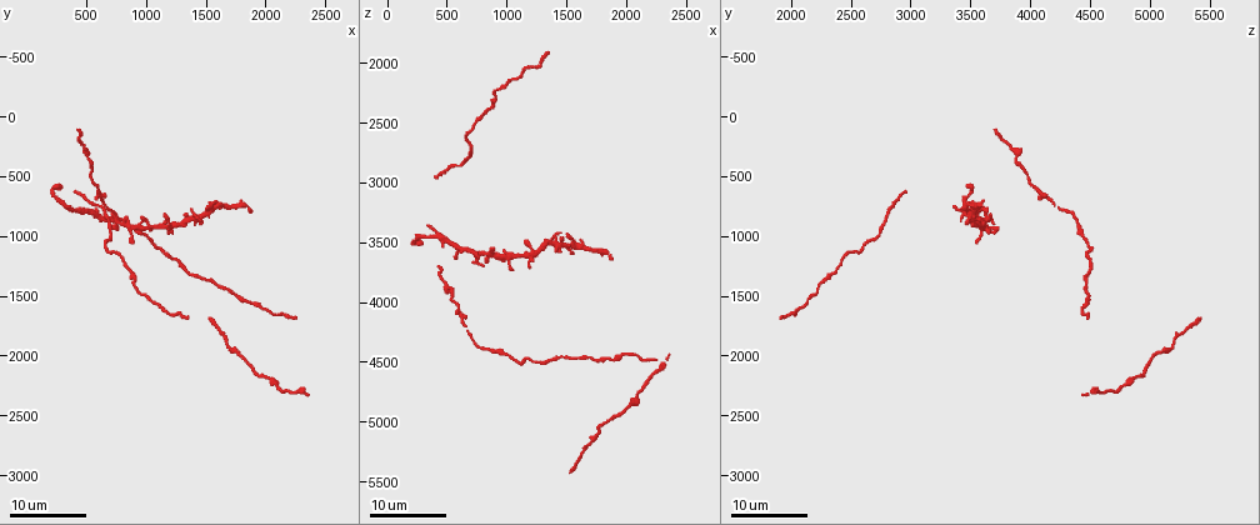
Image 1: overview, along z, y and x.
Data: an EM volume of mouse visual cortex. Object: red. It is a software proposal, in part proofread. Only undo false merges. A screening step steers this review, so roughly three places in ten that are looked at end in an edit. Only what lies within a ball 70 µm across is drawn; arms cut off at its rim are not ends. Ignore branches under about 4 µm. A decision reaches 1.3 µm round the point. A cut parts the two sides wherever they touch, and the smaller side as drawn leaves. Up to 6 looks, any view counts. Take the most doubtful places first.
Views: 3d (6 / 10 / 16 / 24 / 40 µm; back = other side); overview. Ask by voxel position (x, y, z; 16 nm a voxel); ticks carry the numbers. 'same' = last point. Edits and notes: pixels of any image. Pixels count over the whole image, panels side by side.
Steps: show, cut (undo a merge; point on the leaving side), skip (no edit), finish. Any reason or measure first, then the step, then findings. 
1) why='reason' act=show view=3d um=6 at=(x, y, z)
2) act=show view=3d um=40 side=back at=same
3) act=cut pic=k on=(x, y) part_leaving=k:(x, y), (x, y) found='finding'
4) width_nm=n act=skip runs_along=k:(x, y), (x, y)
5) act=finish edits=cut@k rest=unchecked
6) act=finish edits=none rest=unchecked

why='two arms in line, one across' act=show view=3d um=24 at=(400, 780, 3420)

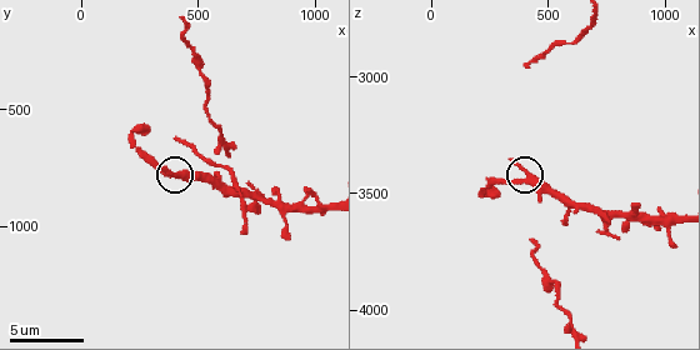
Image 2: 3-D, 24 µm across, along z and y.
act=show view=3d um=6 at=(410, 780, 3430)

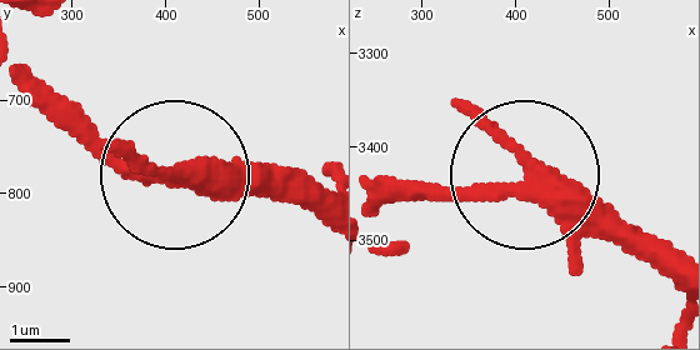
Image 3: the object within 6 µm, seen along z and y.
side_arm_um=6 act=skip found='one neuron here'

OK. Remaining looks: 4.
act=show view=3d um=10 at=(570, 570, 4010)

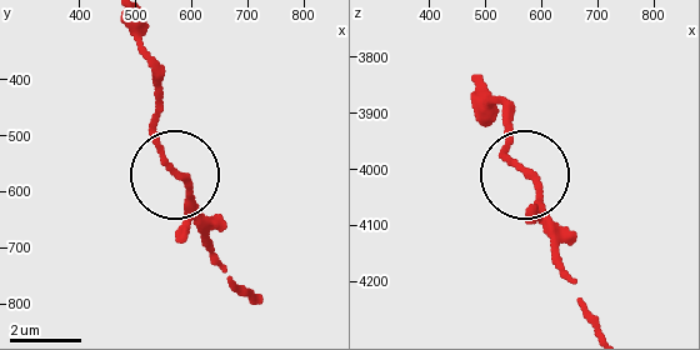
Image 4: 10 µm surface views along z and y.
act=show view=3d um=6 at=(575, 570, 4010)

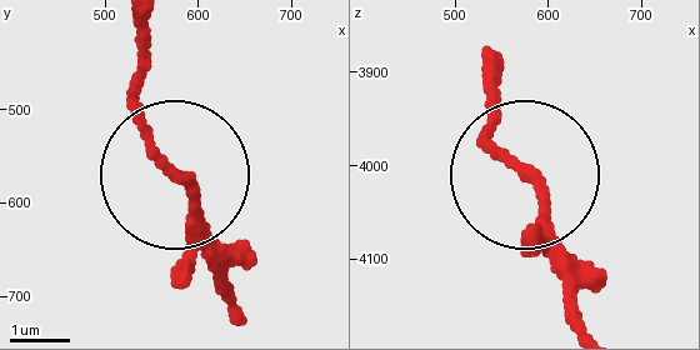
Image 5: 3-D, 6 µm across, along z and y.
act=skip runs_along=5:(233, 304), (223, 244), (158, 154), (138, 54) found='continuous, no second neuron'

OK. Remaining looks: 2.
why='a narrow waist' act=show view=3d um=16 at=(1600, 1400, 4480)

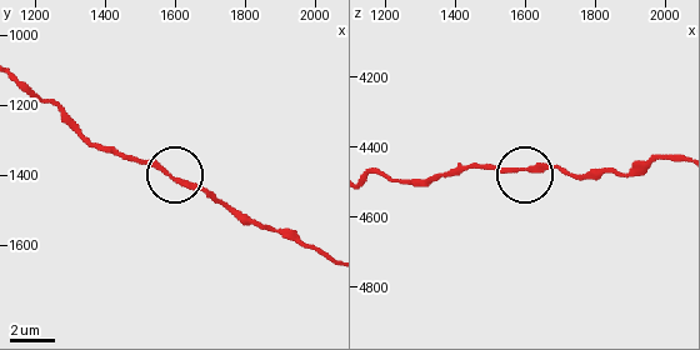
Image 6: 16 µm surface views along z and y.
why='closer look' act=show view=3d um=10 at=(1590, 1400, 4460)

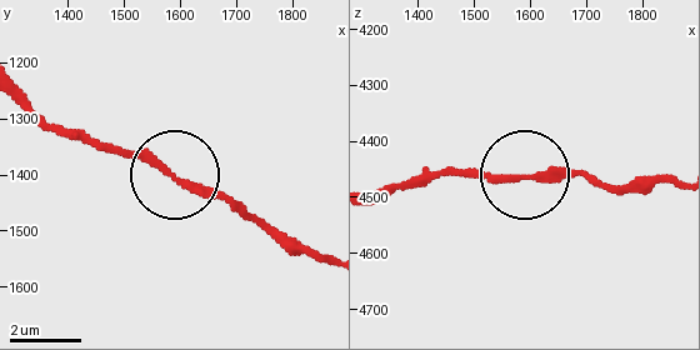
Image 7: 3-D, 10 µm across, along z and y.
act=skip runs_along=7:(374, 193), (445, 175), (594, 175) found='one neuron here'

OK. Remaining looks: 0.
act=finish edits=none rest=unchecked

